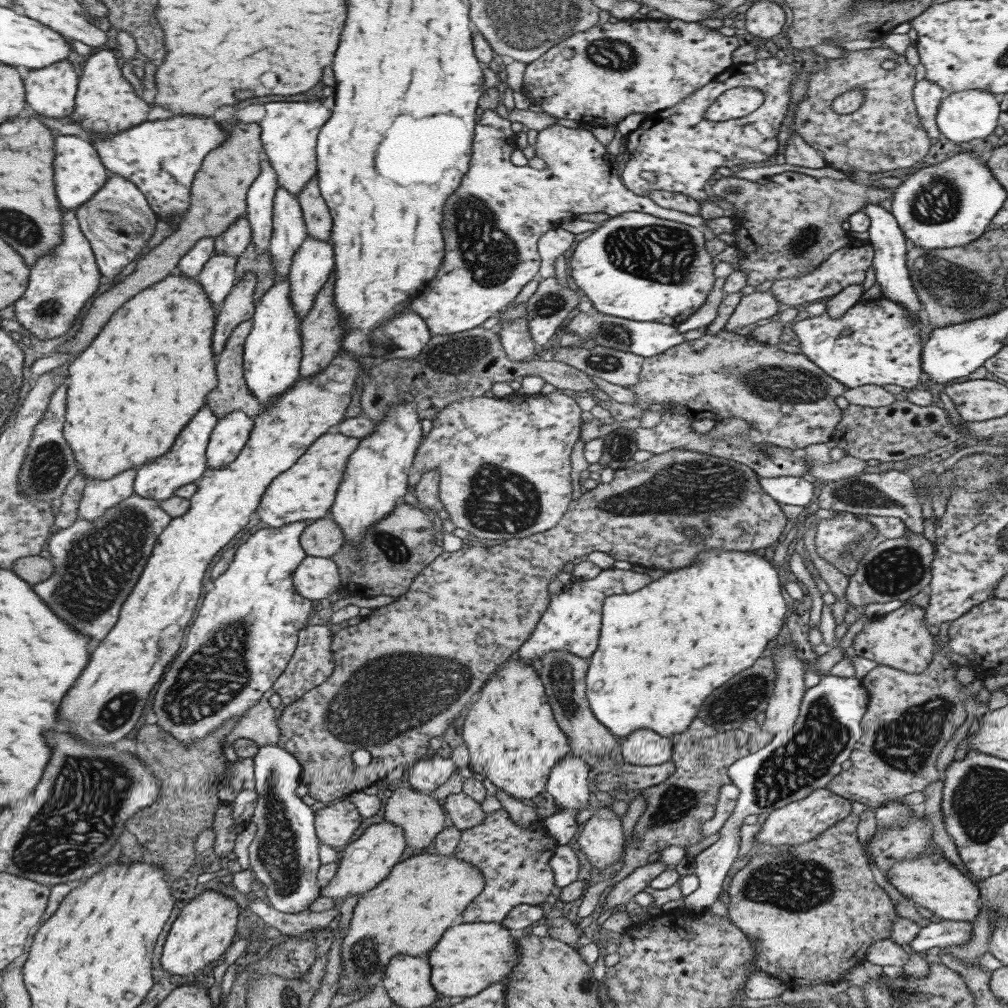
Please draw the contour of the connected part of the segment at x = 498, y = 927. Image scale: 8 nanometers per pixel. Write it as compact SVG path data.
M482 922L479 924L459 924L443 932L439 944L427 954L431 966L431 984L435 992L443 996L473 996L487 988L491 982L501 980L511 972L519 960L519 951L511 930L501 923Z

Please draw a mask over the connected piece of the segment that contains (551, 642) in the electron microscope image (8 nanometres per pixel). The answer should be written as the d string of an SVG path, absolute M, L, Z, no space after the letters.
M612 566L601 570L591 580L572 581L559 594L551 595L549 605L539 616L533 632L515 653L516 658L523 664L530 665L533 660L541 660L547 652L563 650L577 658L588 659L598 645L603 600L607 596L635 592L651 581L647 573L637 573L630 569L621 570Z

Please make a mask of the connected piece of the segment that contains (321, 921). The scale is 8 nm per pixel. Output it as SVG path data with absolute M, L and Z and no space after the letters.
M254 897L249 903L249 910L263 920L267 926L277 928L280 934L287 936L301 935L317 927L325 927L338 913L337 906L320 912L312 912L308 909L298 913L282 913L271 905L265 904L261 899Z

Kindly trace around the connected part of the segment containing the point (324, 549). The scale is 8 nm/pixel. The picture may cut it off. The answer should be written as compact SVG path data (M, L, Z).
M329 517L309 522L299 537L306 556L330 557L340 550L343 543L339 526Z

